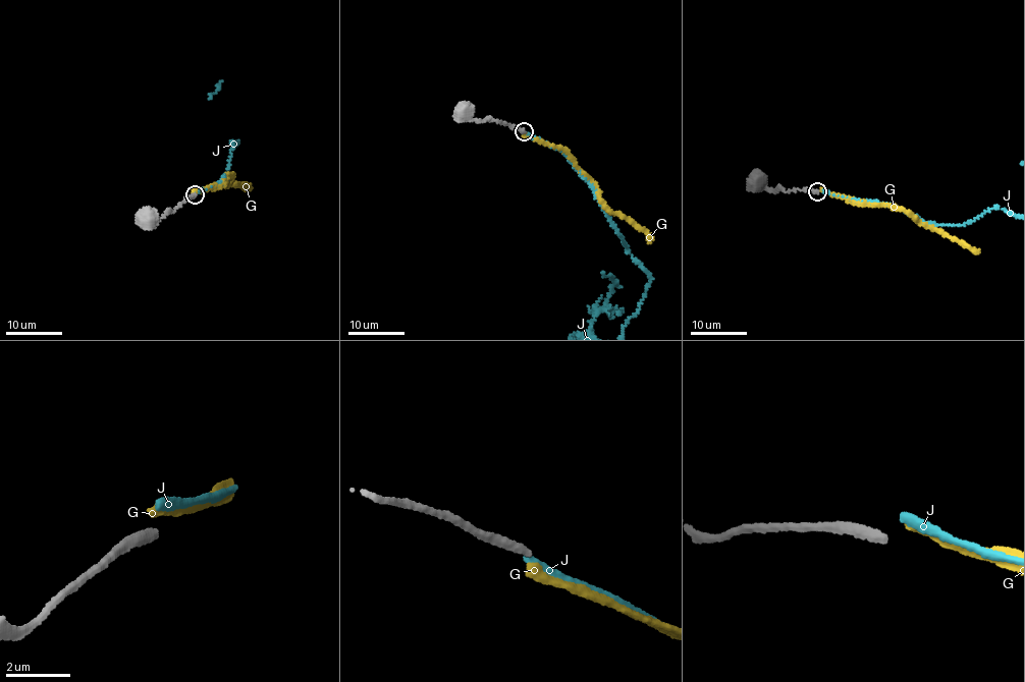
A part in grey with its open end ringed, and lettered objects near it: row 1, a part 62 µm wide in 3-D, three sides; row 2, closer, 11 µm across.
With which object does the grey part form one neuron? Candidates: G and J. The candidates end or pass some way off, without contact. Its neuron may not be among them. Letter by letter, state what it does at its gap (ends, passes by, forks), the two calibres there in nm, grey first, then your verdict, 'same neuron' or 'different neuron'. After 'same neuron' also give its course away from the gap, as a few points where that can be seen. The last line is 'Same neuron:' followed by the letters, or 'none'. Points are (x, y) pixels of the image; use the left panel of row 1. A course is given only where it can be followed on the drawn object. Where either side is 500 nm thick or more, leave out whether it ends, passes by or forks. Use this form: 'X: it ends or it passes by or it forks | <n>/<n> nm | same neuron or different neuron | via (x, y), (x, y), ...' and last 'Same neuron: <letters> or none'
G: it ends | 280/320 nm | different neuron
J: it ends | 280/300 nm | different neuron
Same neuron: none

